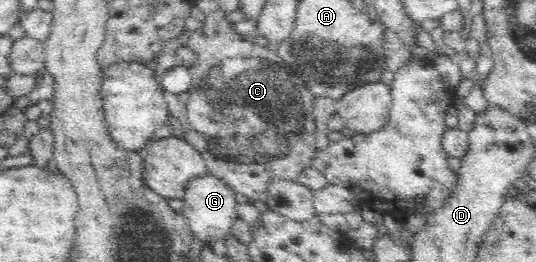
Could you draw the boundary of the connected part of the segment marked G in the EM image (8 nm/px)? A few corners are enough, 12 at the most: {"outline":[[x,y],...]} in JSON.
{"outline":[[210,169],[187,180],[182,214],[205,244],[239,218],[234,187]]}

